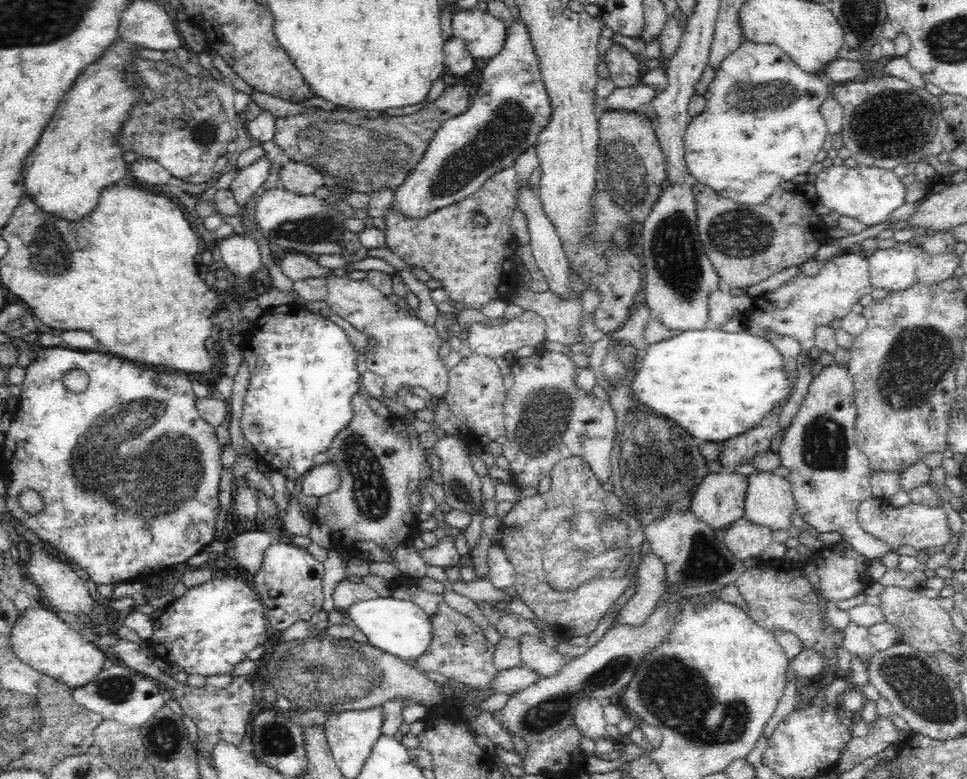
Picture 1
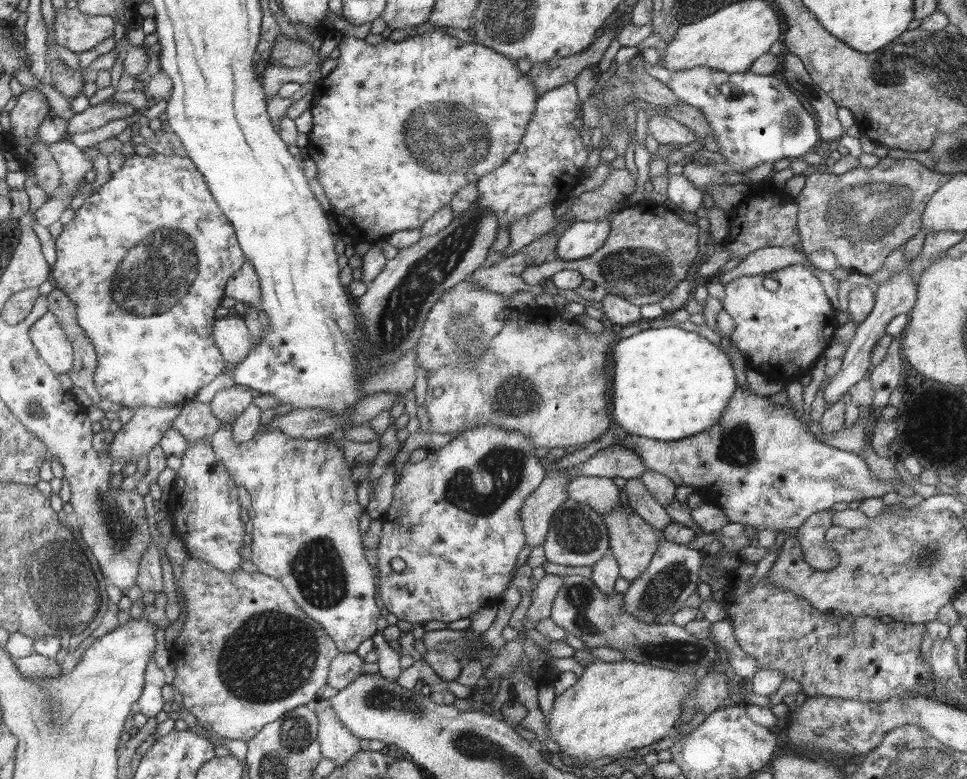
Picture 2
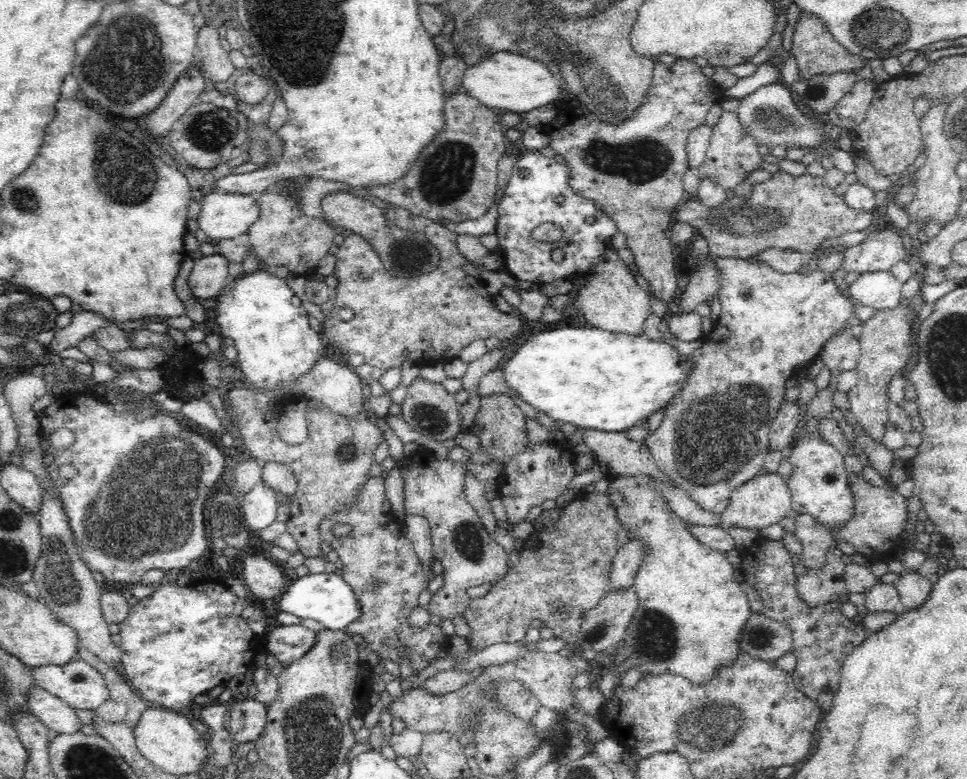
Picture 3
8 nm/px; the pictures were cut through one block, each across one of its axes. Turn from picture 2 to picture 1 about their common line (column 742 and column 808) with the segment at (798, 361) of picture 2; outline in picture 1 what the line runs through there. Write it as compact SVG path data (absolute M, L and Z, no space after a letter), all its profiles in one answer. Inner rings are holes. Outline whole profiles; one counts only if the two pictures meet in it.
M857 251L836 254L828 259L816 276L794 276L779 288L753 298L752 304L740 316L743 332L752 333L766 341L769 341L769 333L791 337L798 340L802 353L815 355L816 328L829 326L832 320L847 316L854 304L872 289L867 257Z

